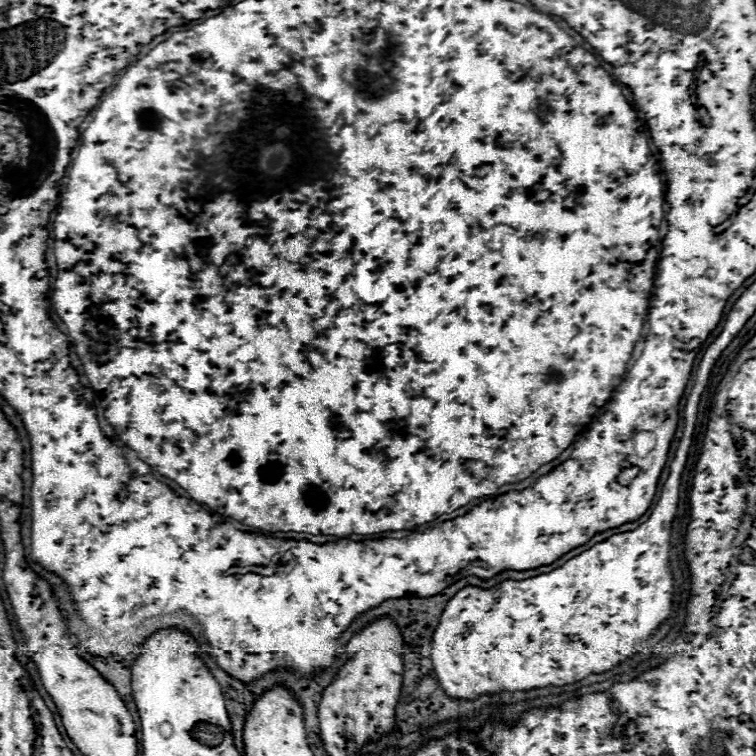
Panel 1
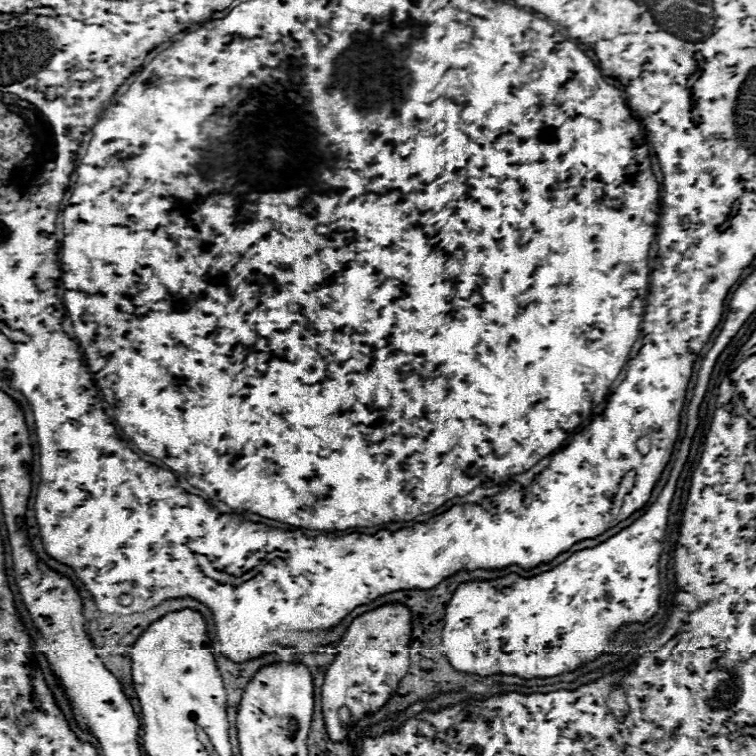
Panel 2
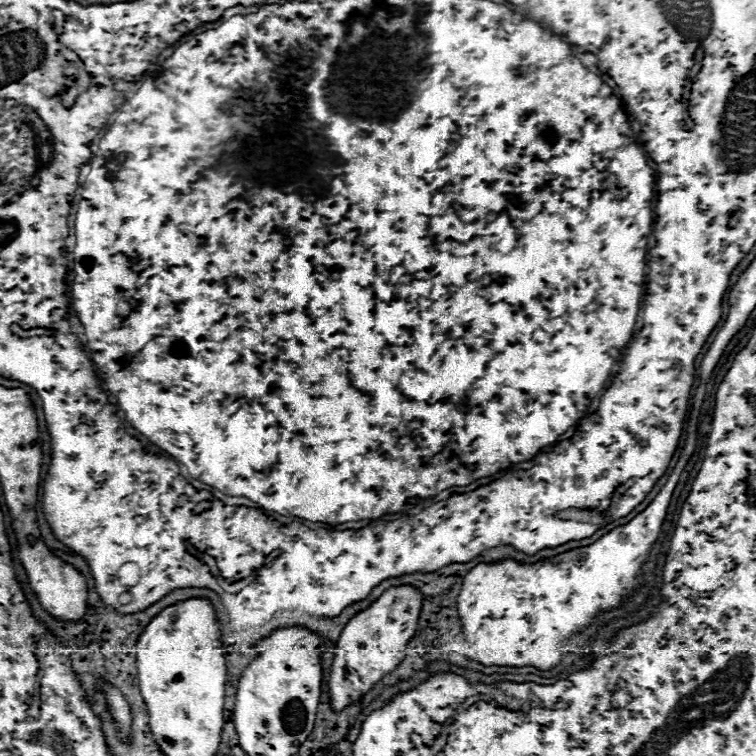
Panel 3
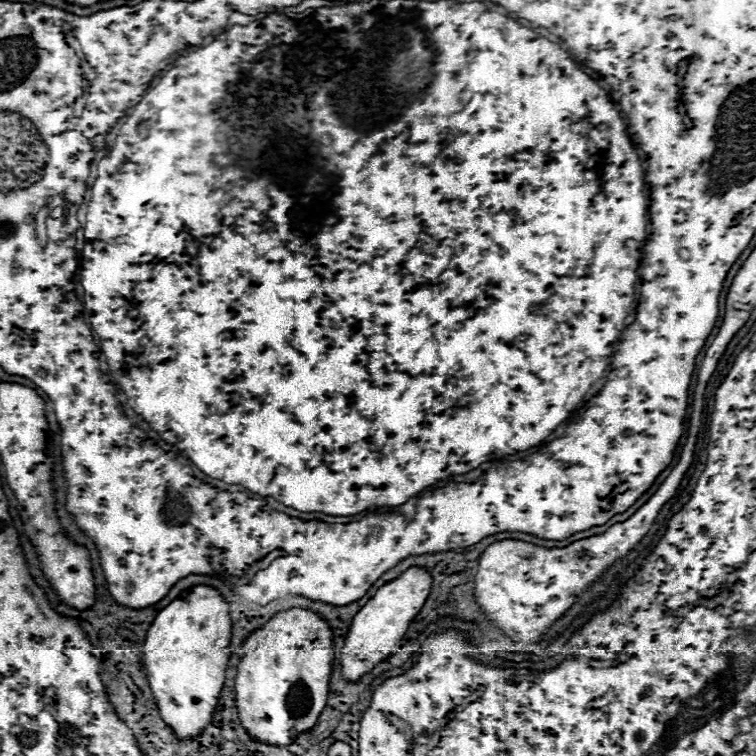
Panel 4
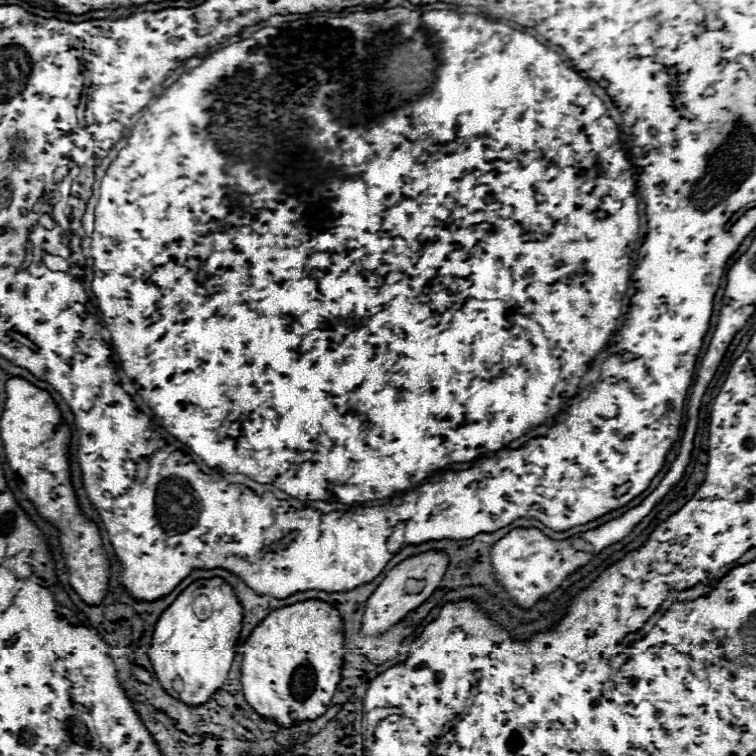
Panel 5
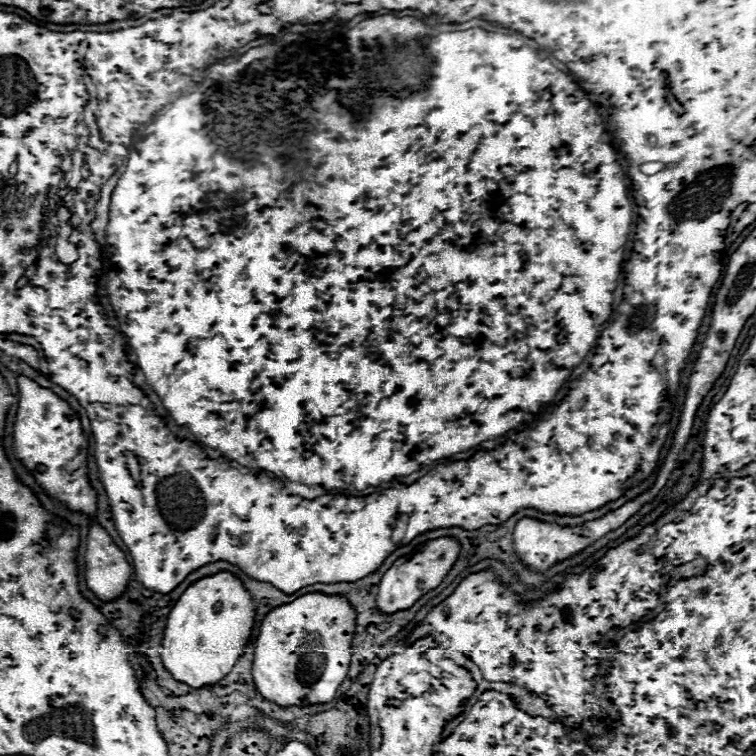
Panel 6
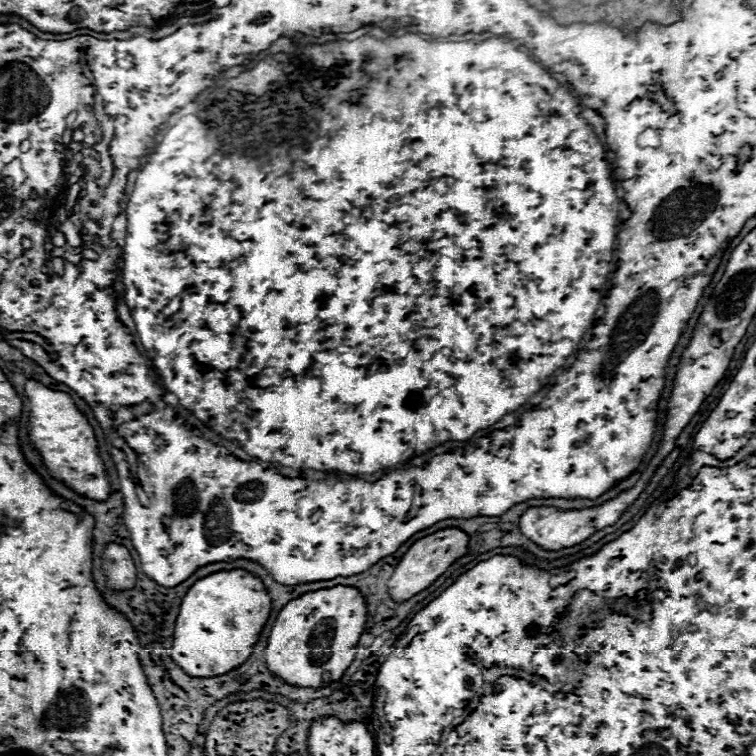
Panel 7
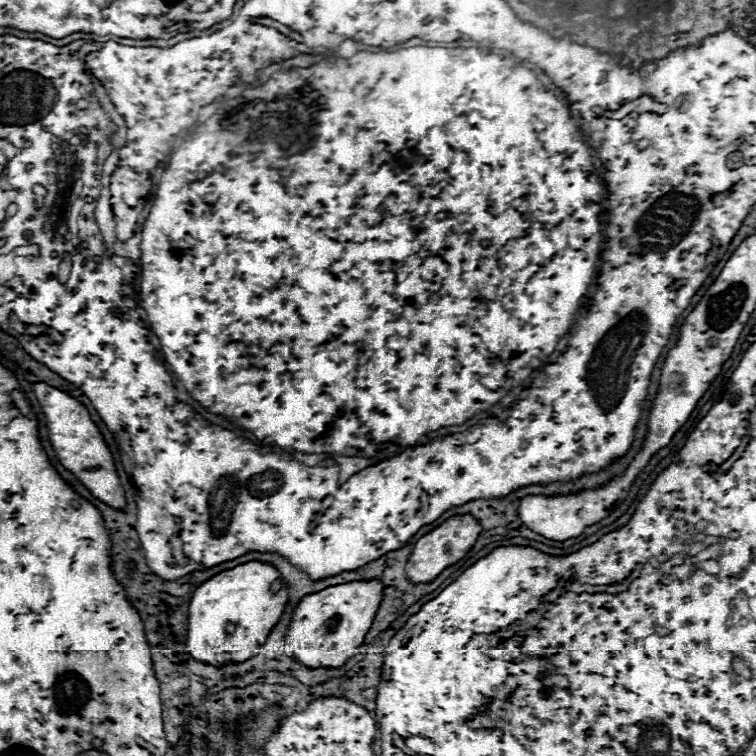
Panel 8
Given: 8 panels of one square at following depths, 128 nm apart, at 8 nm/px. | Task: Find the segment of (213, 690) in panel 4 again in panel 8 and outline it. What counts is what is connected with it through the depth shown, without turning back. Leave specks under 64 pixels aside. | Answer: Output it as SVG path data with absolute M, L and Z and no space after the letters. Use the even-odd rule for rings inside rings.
M248 562L232 570L224 570L204 584L200 584L188 606L188 634L186 650L196 662L208 666L226 666L234 662L250 660L256 650L266 642L270 630L278 622L288 602L288 592L284 586L274 586L280 582L280 574L270 564ZM226 622L234 622L234 634L226 632Z

